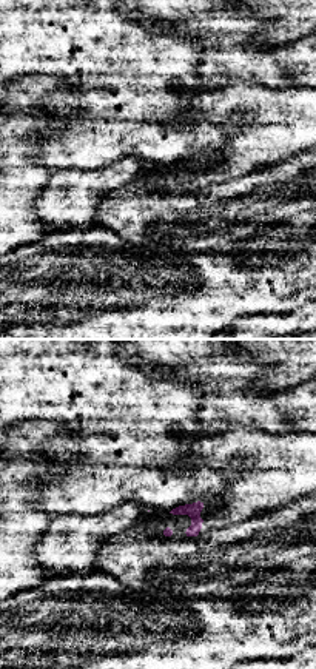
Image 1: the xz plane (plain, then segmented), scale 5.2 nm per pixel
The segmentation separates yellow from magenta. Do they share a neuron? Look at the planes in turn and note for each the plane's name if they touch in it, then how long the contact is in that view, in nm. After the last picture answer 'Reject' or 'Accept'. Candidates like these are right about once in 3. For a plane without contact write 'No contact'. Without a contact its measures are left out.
No contact

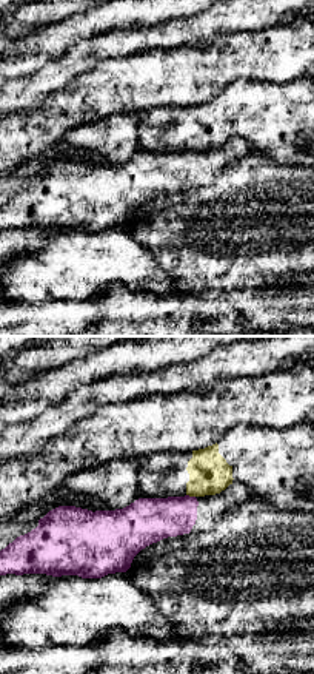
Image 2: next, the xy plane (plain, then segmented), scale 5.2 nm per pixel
Touches yellow in xy. Shared border 50 nm

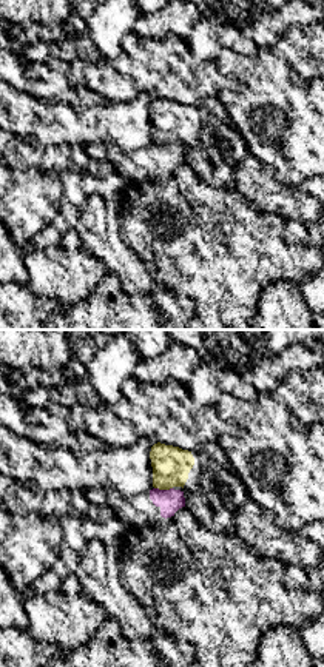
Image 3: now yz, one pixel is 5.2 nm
Touches yellow in yz. Shared border 100 nm

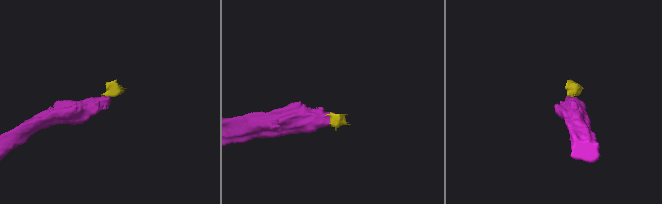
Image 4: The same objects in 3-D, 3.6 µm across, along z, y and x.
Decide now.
Reject

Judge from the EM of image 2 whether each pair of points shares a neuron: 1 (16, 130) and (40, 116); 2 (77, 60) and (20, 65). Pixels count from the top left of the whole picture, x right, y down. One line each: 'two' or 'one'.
1: one
2: two

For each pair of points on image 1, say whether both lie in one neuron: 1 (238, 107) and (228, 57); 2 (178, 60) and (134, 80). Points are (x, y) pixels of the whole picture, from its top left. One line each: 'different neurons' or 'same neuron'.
1: different neurons
2: same neuron

